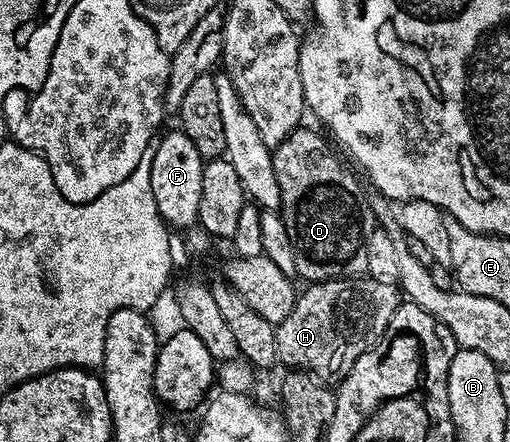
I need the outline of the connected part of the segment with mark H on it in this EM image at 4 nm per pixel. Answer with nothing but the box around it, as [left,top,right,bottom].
[275,277,401,380]

